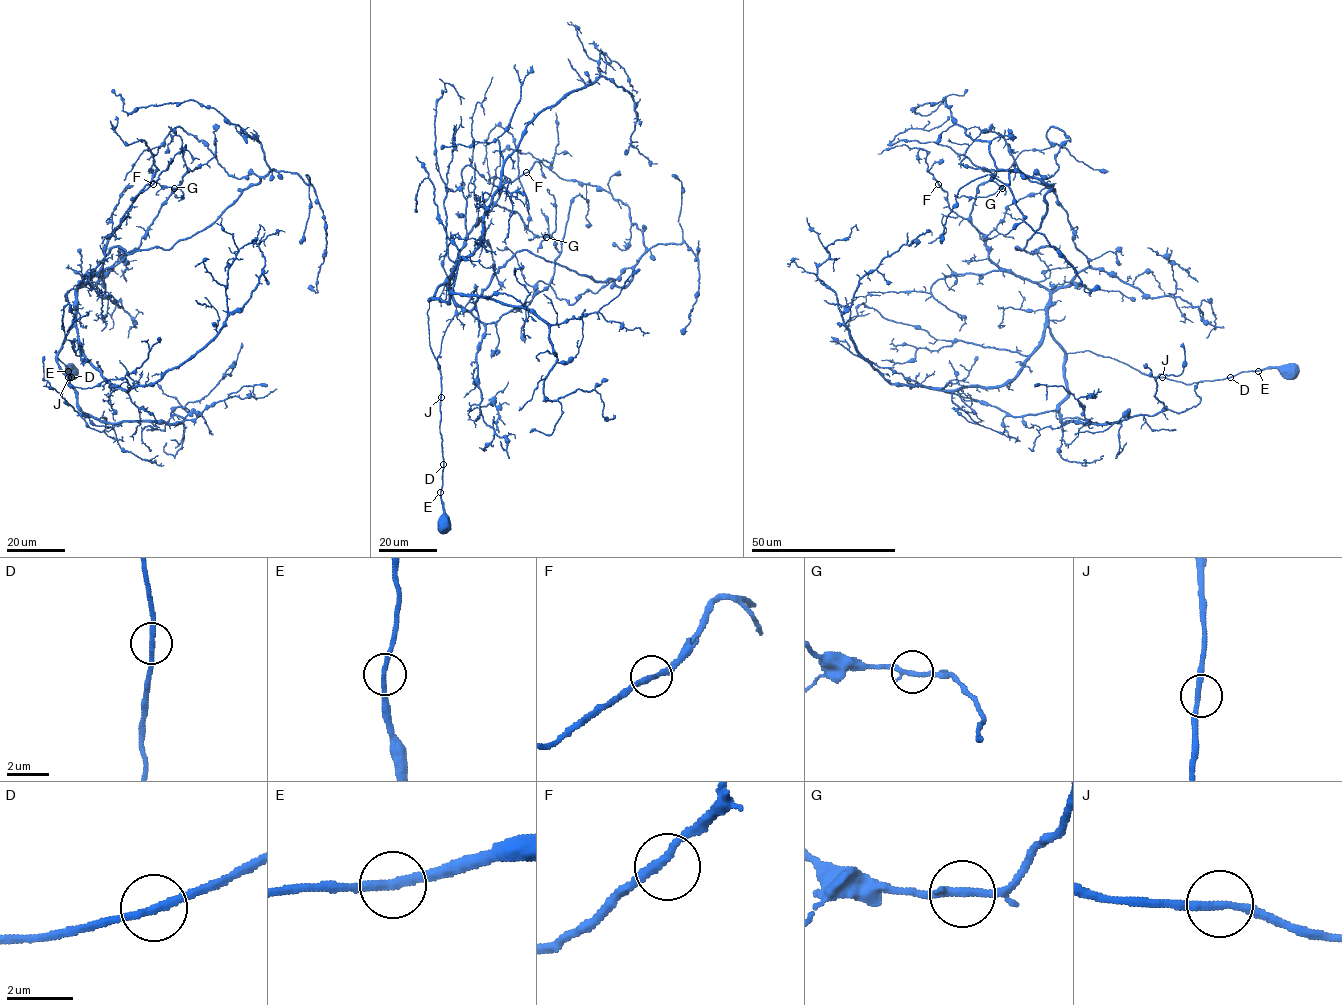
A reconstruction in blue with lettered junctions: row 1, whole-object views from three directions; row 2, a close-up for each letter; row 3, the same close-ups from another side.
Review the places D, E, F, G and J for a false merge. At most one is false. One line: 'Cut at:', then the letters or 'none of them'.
Cut at: none of them

